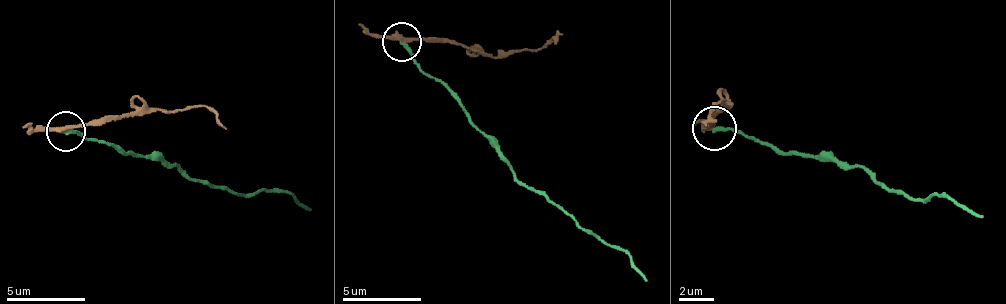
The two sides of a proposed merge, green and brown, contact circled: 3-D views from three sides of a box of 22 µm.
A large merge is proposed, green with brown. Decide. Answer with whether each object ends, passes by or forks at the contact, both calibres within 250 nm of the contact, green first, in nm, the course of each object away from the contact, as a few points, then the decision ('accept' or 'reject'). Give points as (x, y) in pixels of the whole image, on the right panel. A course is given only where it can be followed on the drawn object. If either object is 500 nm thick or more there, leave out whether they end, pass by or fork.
green ends there; brown passes by; 260 nm thick on the green side, 280 nm on the other; green runs (713, 127), (735, 127), (797, 154), (832, 154), (911, 198), (951, 198), (981, 215); brown runs (713, 127), (713, 118), (731, 105), (722, 101), (704, 127); reject

